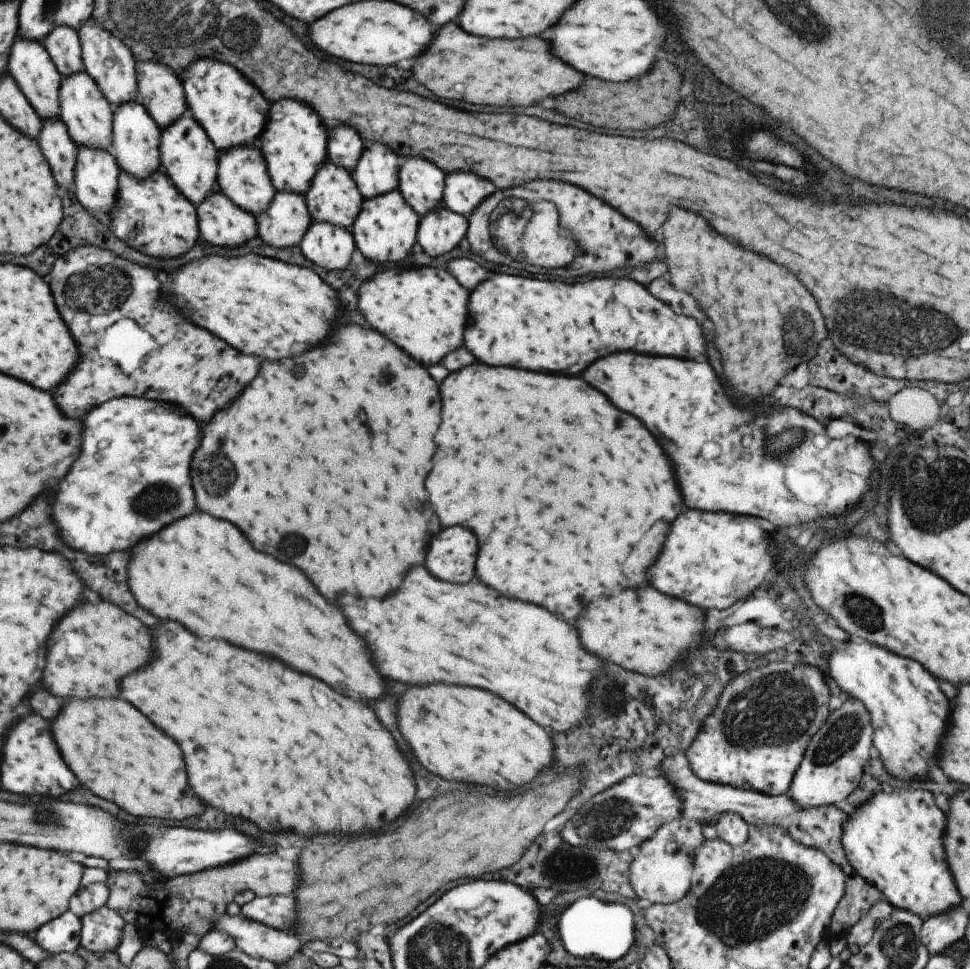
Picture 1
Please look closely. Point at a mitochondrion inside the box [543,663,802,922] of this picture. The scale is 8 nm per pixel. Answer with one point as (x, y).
(613, 817)

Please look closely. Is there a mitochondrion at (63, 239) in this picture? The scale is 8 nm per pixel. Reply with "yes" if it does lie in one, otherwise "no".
no

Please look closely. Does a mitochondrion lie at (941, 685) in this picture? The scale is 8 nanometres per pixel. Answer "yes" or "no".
no

